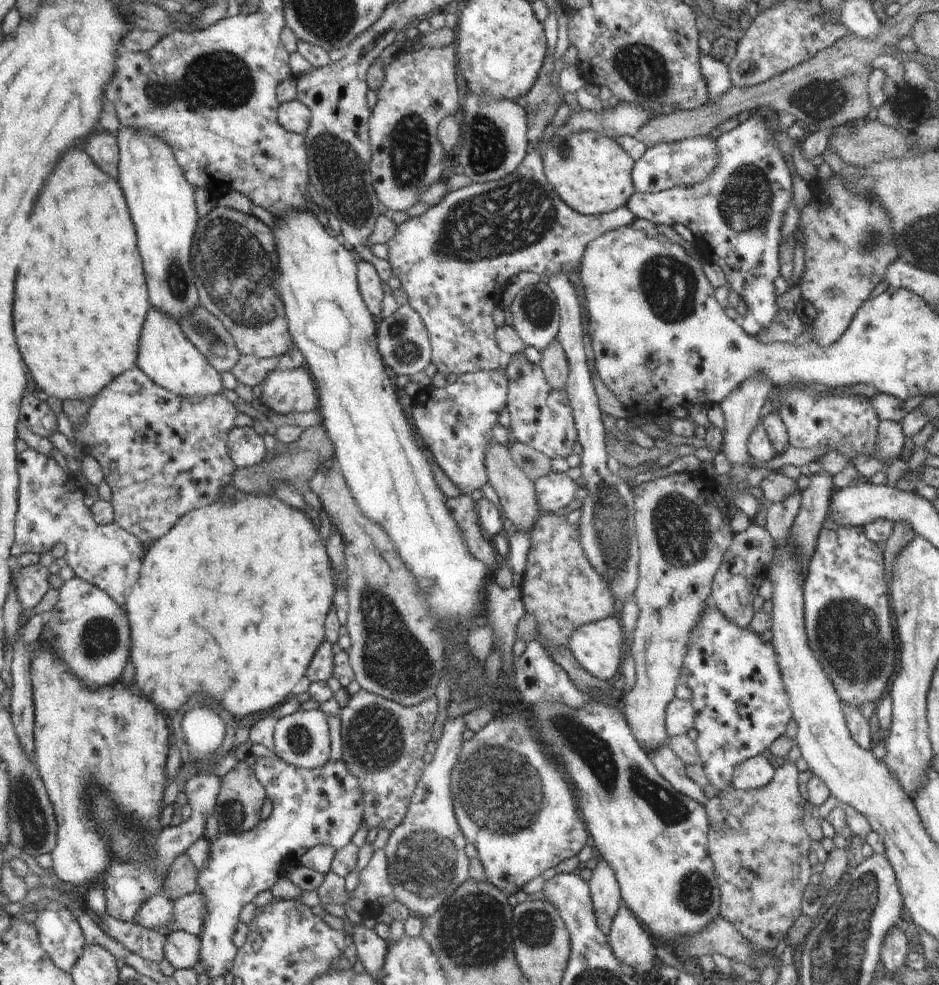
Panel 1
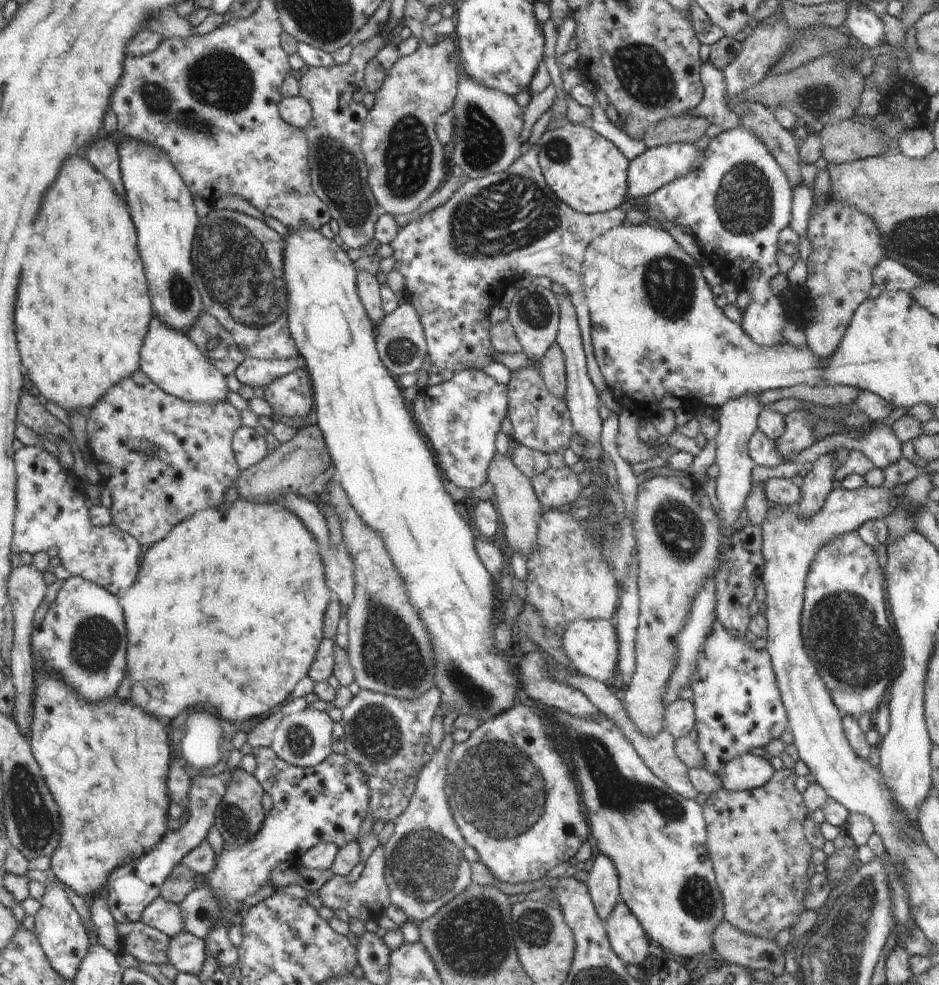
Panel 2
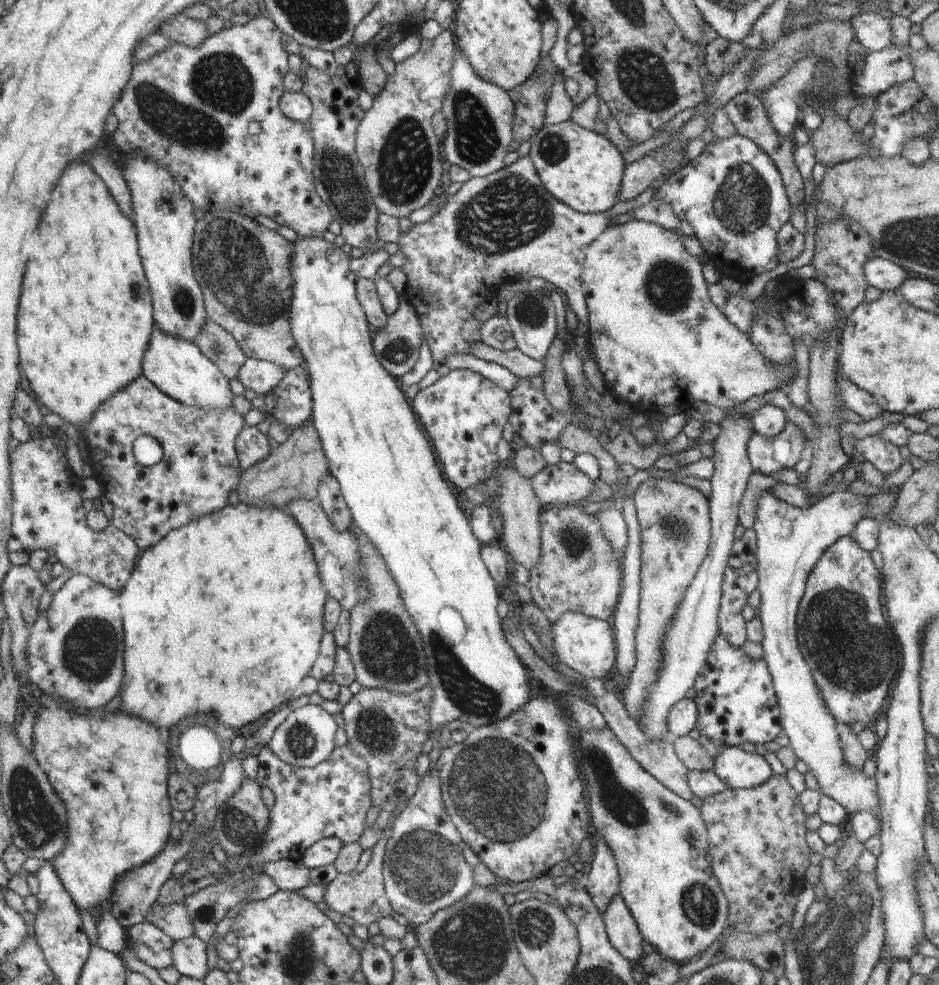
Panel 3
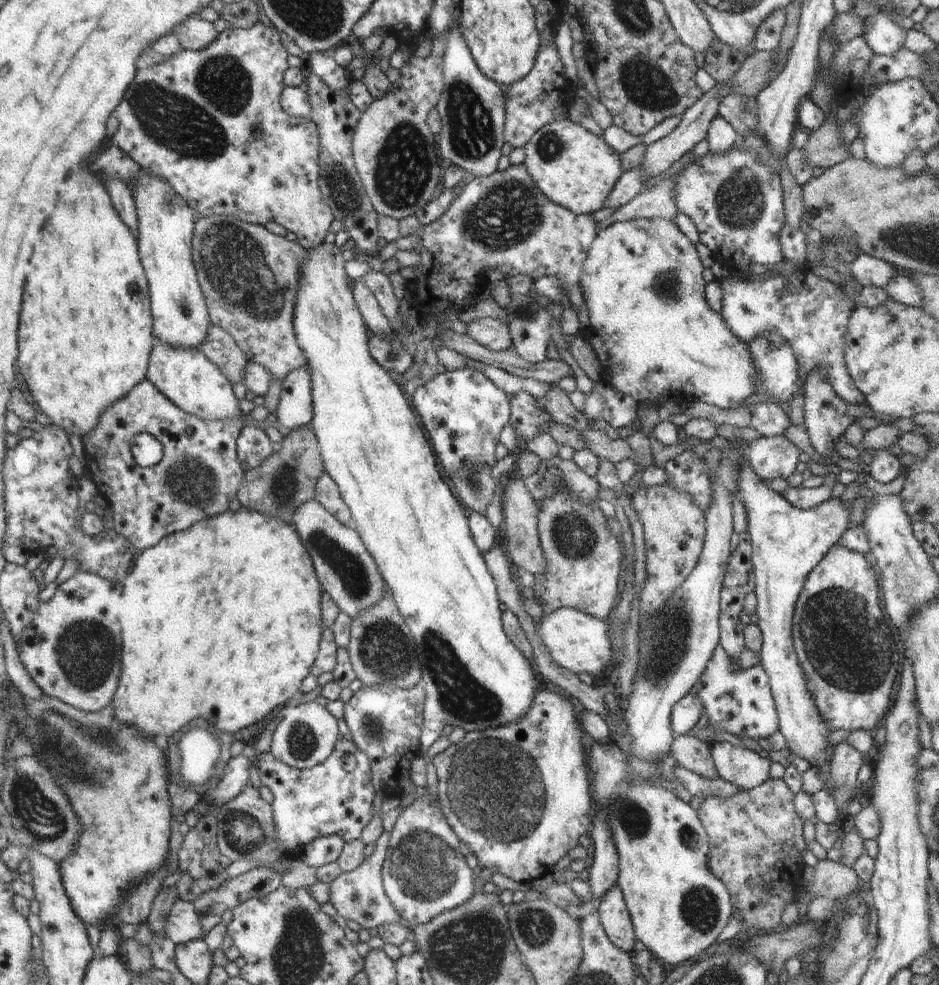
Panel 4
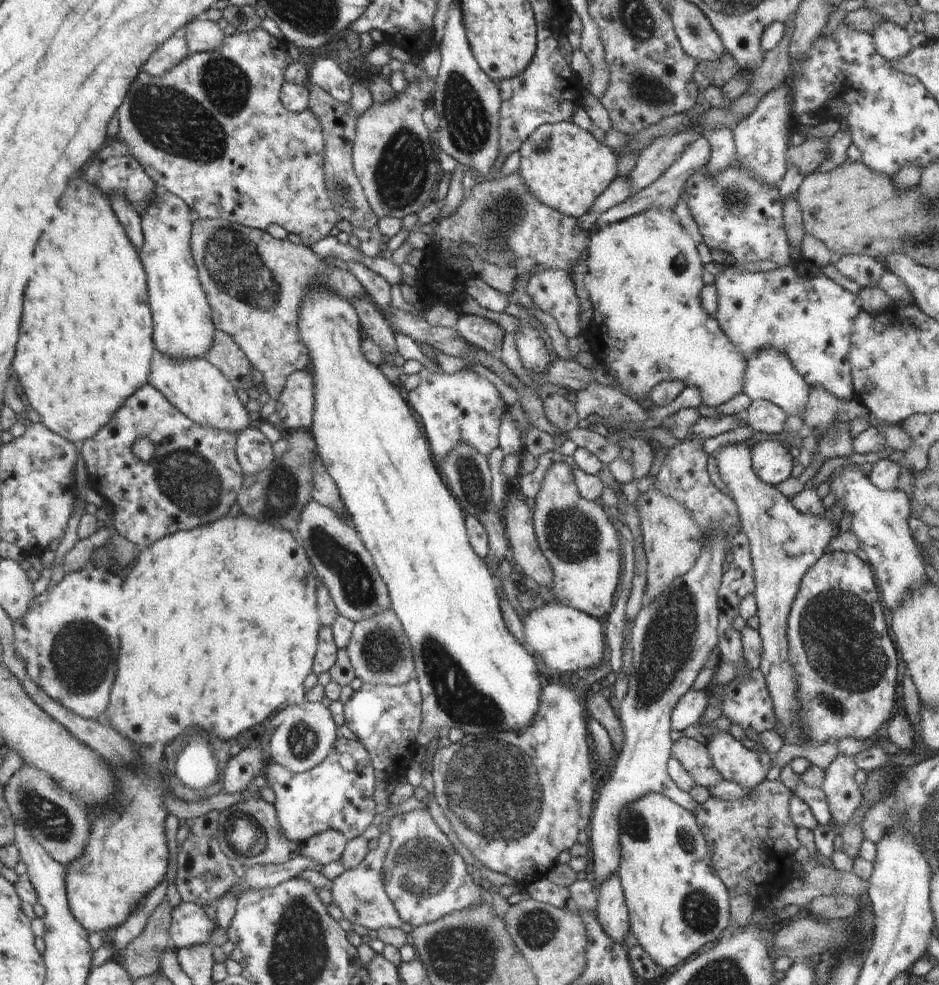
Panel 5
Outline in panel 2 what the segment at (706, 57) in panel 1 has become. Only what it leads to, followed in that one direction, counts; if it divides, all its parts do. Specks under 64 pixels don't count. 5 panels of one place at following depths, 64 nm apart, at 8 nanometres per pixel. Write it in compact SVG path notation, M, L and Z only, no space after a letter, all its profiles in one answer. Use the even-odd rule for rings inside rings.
M706 61L701 63L699 73L704 92L696 112L706 117L711 124L722 126L723 132L739 126L740 118L725 105L727 84L723 71L712 62Z

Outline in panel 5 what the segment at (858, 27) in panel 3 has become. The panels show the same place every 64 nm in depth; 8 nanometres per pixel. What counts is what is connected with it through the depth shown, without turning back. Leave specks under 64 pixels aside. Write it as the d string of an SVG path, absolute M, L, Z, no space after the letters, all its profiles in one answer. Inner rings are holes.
M884 18L869 33L872 35L876 52L886 61L904 58L913 49L905 27Z

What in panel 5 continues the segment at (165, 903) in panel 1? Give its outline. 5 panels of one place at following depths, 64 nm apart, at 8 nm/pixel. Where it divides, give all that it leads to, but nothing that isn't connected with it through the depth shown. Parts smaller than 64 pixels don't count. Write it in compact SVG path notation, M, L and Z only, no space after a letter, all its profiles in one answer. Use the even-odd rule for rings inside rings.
M182 902L172 908L169 935L176 949L195 944L210 945L208 934L216 928L217 924L210 922L197 904Z

